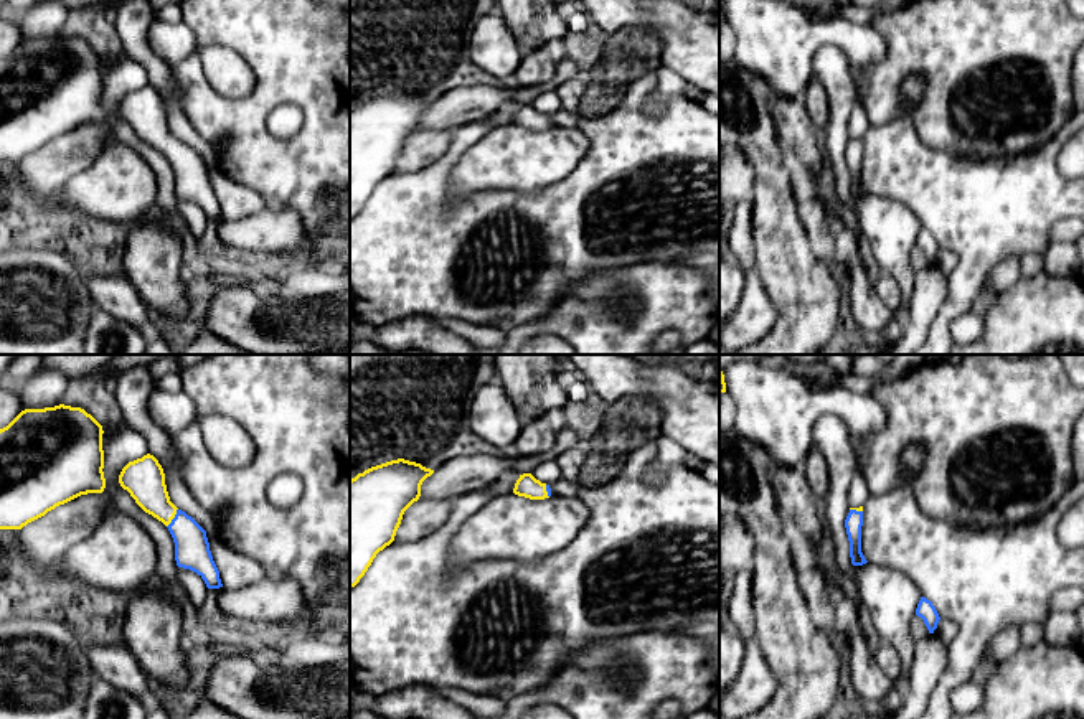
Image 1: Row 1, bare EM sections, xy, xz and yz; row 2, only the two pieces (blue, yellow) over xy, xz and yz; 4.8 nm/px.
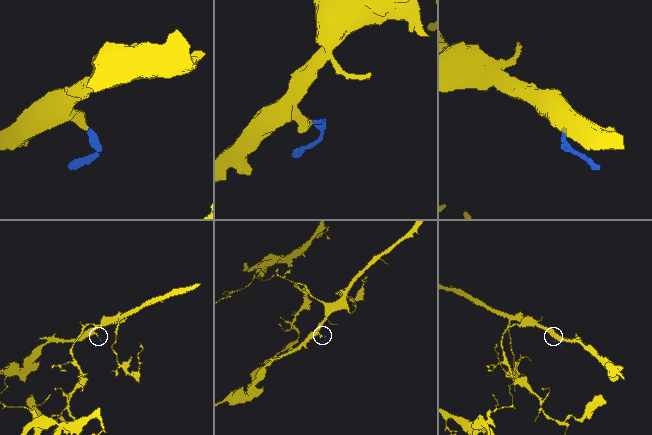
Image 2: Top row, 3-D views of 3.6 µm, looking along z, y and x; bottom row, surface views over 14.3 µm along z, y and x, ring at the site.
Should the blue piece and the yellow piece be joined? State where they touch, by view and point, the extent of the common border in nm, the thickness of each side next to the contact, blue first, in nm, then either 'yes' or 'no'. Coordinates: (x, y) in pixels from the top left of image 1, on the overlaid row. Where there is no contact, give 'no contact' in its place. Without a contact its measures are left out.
meets blue in xy at (174, 518); contact 110 nm long; 180 nm thick on the blue side, 200 nm on the other; yes

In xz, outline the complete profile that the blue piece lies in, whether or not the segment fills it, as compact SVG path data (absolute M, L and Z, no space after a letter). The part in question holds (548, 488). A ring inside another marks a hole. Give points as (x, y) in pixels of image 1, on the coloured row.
M523 473L516 480L513 493L530 500L544 500L551 496L551 488L536 480L531 473Z

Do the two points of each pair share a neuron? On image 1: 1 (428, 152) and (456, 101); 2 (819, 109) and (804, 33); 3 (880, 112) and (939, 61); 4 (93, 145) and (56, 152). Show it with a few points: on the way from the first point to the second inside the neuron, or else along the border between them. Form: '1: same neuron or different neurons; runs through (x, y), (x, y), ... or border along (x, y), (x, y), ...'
1: same neuron; runs through (433, 139), (434, 126), (444, 114)
2: different neurons; border along (812, 76), (802, 94)
3: same neuron; runs through (880, 93), (908, 61), (919, 61)
4: same neuron; runs through (84, 145), (73, 152), (65, 152)

